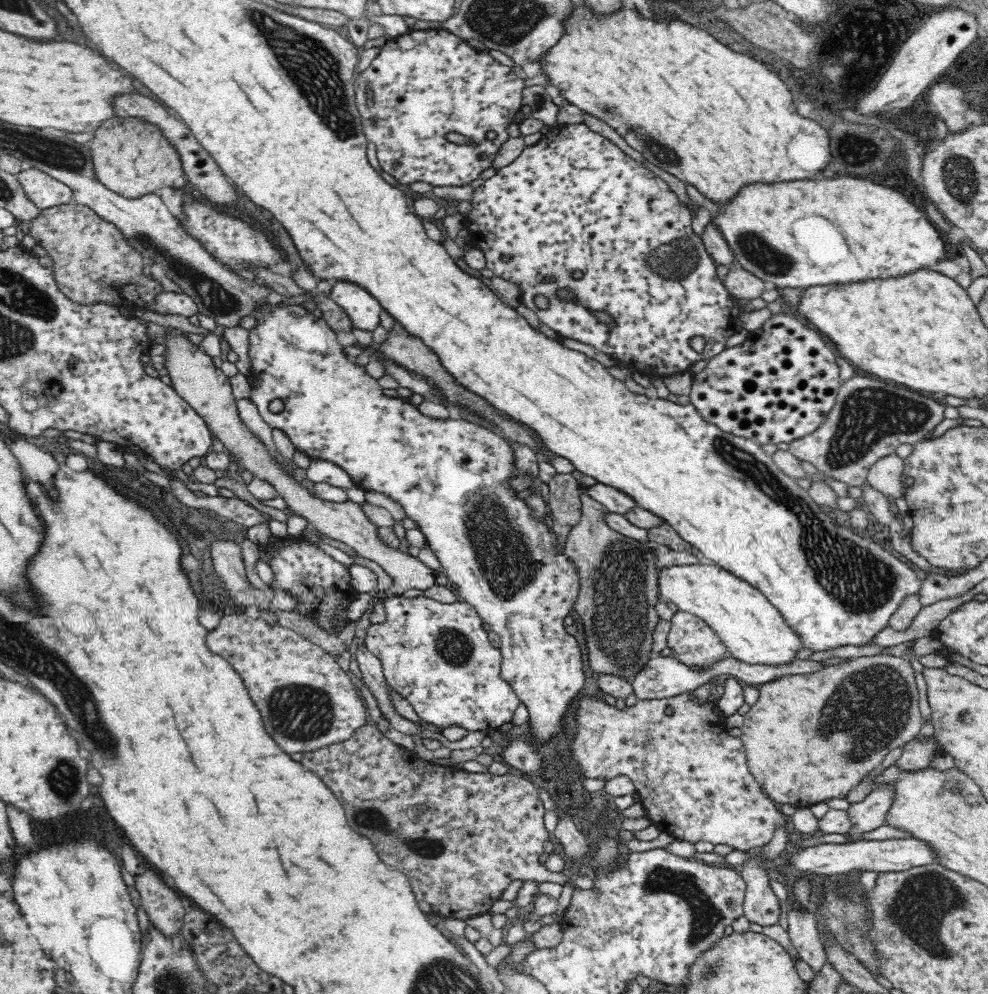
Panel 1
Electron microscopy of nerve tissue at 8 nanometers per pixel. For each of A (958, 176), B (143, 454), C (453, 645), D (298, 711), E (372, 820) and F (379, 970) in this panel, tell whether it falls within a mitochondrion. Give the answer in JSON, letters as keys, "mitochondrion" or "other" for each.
{"A":"mitochondrion","B":"other","C":"mitochondrion","D":"mitochondrion","E":"mitochondrion","F":"other"}

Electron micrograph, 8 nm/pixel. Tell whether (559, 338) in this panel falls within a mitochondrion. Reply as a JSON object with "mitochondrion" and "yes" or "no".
{"mitochondrion":"no"}

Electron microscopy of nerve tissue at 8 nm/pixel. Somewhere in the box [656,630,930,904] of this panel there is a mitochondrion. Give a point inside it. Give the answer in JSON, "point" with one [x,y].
{"point":[872,706]}

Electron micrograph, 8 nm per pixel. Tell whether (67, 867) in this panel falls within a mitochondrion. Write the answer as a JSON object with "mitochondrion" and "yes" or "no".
{"mitochondrion":"no"}

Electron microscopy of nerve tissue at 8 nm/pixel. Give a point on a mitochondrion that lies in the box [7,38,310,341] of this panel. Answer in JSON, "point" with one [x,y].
{"point":[214,297]}

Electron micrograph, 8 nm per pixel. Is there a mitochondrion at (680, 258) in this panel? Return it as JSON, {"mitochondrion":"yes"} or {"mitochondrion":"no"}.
{"mitochondrion":"yes"}

